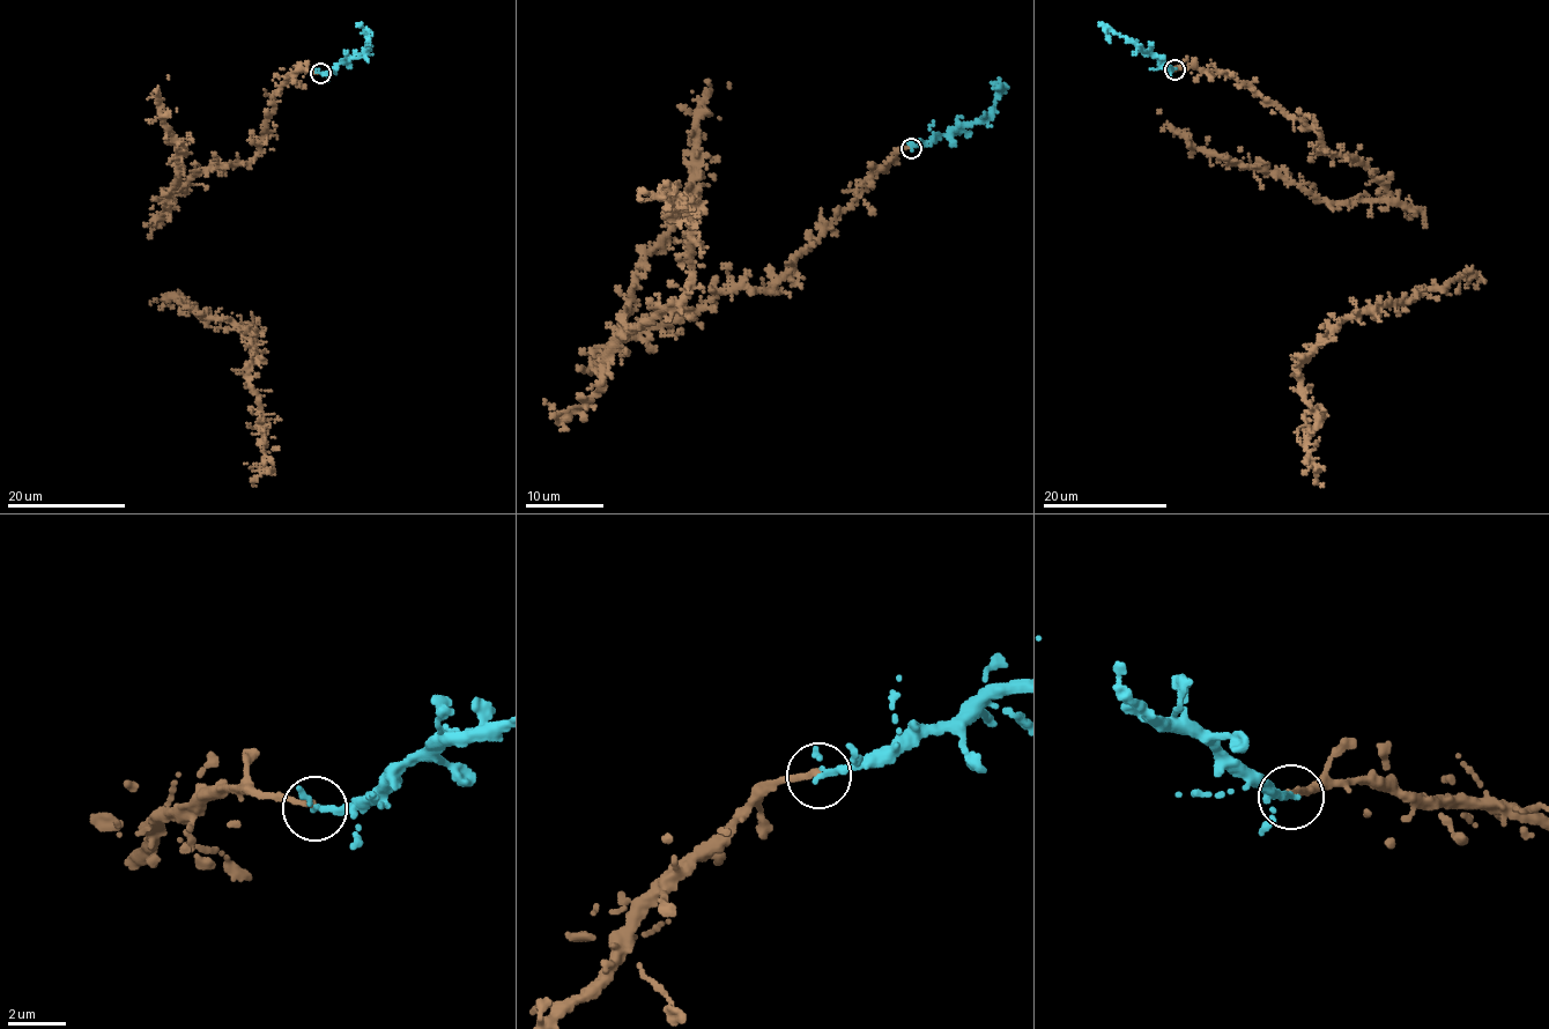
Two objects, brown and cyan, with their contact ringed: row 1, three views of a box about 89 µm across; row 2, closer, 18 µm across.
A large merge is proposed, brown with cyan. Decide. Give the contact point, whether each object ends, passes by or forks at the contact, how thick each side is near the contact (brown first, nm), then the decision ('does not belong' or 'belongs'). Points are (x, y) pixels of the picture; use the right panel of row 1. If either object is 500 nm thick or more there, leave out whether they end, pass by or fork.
at (1175, 69); brown ends there; cyan passes by; 240 nm thick on the brown side, 170 nm on the other; belongs

